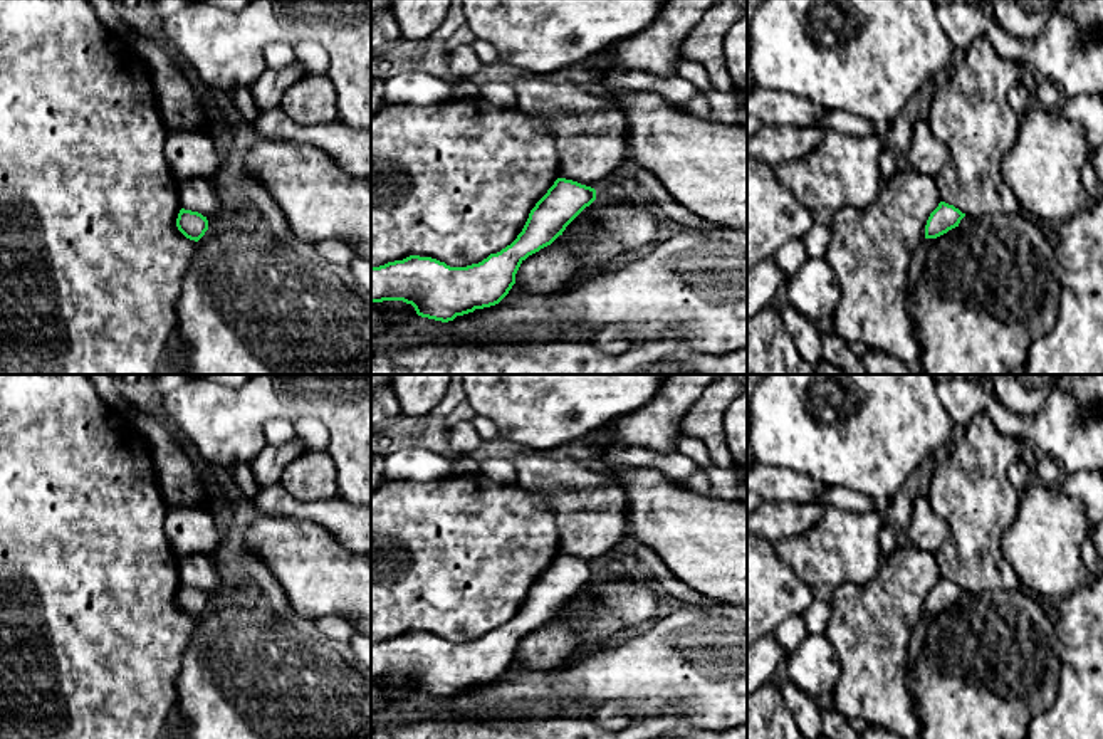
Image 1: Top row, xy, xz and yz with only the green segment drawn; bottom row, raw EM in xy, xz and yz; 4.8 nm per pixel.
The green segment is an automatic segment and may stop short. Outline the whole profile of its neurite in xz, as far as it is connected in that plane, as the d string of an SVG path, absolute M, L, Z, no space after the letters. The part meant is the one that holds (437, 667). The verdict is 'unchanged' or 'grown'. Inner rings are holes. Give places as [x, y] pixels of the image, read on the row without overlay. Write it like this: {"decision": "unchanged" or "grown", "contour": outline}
{"decision": "unchanged", "contour": "M557 554L531 586L522 608L510 621L467 643L450 643L436 635L420 632L371 643L371 679L403 677L411 680L418 692L442 699L453 697L457 692L473 689L475 685L495 682L515 660L520 640L562 611L566 603L594 576L594 564Z"}

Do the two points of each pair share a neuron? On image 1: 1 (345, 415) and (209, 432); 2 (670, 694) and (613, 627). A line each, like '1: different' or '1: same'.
1: same
2: different

